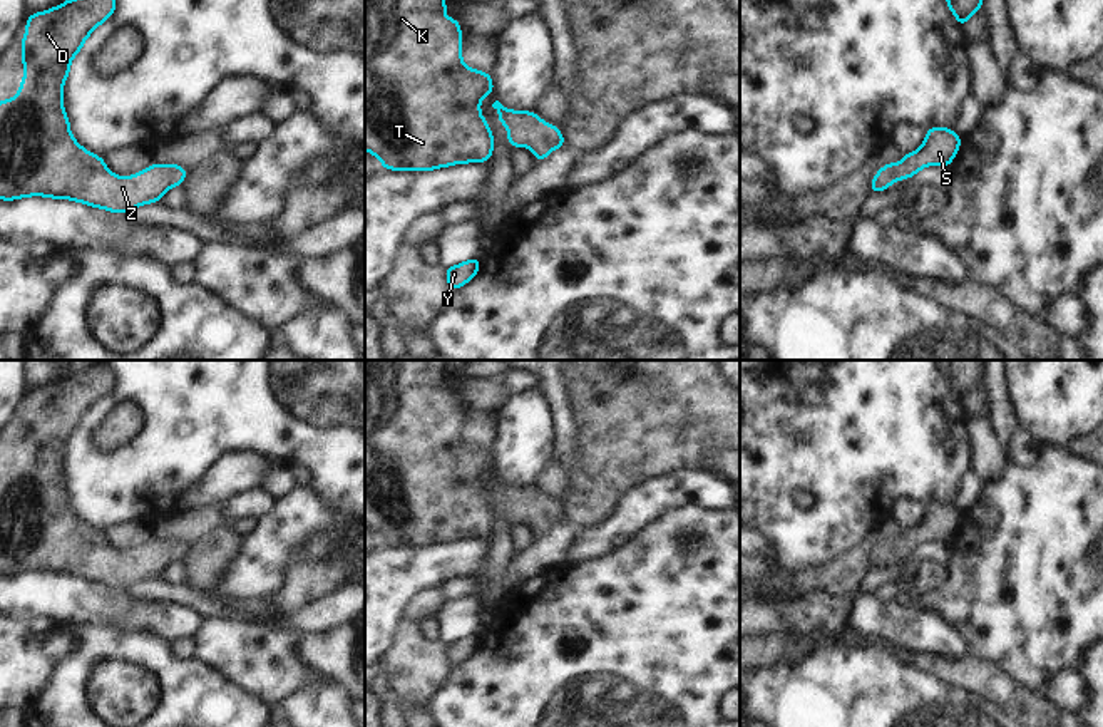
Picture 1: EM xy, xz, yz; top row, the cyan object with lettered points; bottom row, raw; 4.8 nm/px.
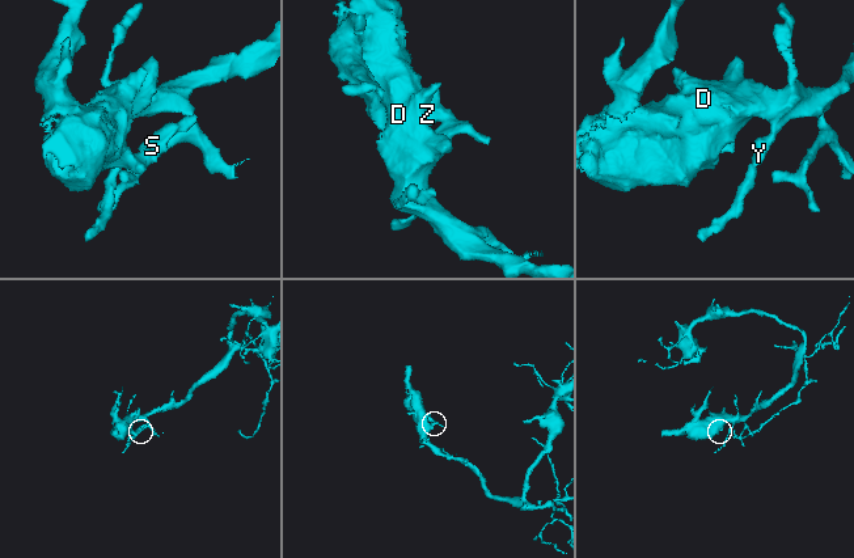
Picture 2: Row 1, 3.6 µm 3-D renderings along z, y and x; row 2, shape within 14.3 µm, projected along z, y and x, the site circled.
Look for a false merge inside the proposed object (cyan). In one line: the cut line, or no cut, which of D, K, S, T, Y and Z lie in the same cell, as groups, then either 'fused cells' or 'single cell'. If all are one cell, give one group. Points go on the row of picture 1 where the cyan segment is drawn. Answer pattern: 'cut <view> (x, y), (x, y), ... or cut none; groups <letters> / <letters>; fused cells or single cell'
cut none; groups D K S T Y Z; single cell

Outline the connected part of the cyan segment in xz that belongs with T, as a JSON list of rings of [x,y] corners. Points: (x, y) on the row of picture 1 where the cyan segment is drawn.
[[[365,0],[365,151],[388,171],[437,171],[455,164],[489,162],[495,136],[480,112],[485,95],[494,95],[494,79],[489,72],[470,69],[462,60],[462,25],[457,17],[447,18],[447,0]]]

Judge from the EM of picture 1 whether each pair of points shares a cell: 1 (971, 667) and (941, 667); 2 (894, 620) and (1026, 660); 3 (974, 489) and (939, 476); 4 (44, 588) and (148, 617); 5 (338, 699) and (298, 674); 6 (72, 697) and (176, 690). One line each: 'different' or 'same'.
1: same
2: different
3: different
4: same
5: different
6: same

